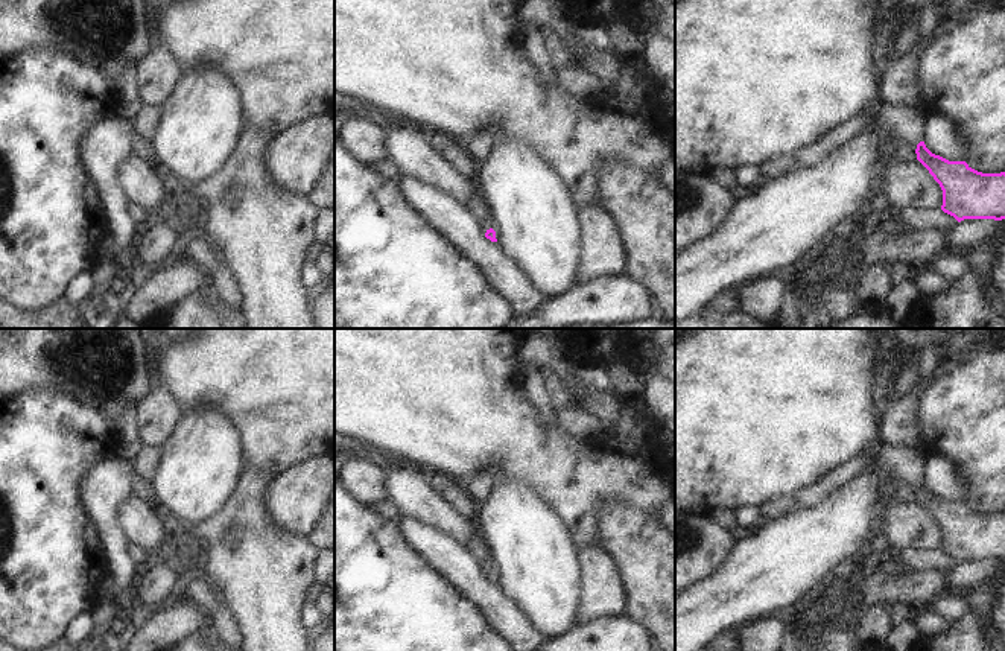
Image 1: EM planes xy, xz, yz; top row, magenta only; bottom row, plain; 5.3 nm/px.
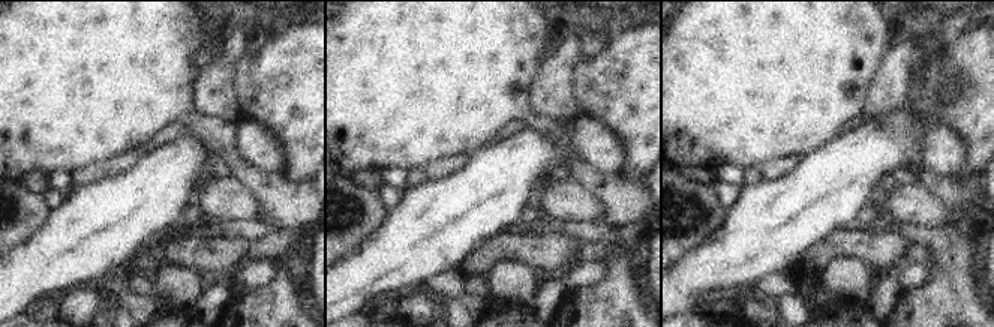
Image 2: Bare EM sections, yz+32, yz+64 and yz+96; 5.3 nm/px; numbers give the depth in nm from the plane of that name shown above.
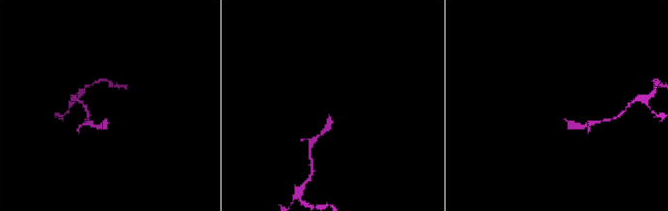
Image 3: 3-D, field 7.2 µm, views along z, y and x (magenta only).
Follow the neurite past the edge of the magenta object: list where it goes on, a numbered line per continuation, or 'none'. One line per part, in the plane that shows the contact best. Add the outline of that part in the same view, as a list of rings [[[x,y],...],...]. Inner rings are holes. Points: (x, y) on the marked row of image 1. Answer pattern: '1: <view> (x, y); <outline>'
1: xz (488, 222); [[[487,216],[480,224],[479,224],[480,231],[485,233],[493,228],[496,231],[496,239],[499,237],[499,231],[497,231],[497,224],[494,222],[493,216]]]

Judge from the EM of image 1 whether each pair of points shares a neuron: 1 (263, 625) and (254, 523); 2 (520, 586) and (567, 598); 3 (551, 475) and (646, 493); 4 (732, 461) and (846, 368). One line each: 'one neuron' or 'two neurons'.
1: one neuron
2: one neuron
3: one neuron
4: one neuron

